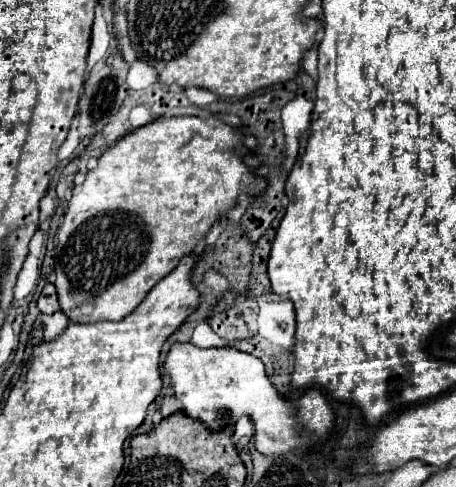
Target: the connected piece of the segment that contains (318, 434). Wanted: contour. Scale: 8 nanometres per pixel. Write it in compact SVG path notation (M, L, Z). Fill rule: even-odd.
M190 342L186 344L172 344L170 352L168 352L168 364L164 366L166 374L172 380L172 388L174 388L174 398L178 398L180 402L184 402L186 406L186 414L190 418L198 418L202 422L206 422L210 428L218 430L224 426L226 412L232 414L232 424L242 416L248 414L254 420L254 428L256 428L256 448L262 454L286 454L294 448L302 448L308 450L308 446L312 446L318 440L326 440L330 428L334 426L334 412L330 410L326 398L320 394L320 390L310 388L296 404L286 402L284 398L280 398L278 390L270 384L266 372L264 372L264 364L246 352L240 352L236 348L198 348Z

